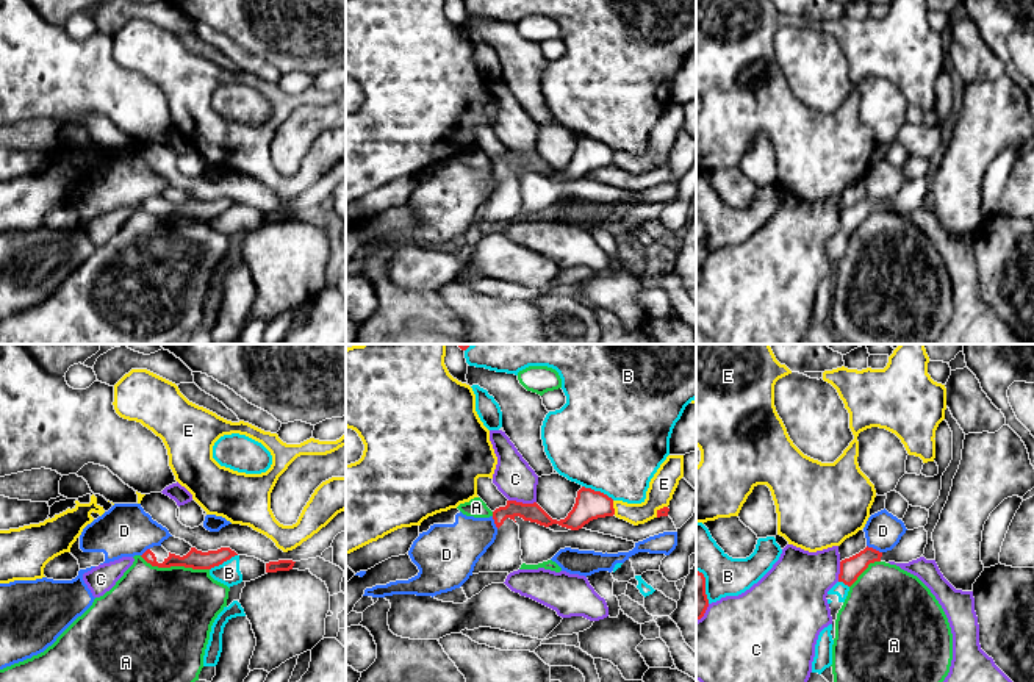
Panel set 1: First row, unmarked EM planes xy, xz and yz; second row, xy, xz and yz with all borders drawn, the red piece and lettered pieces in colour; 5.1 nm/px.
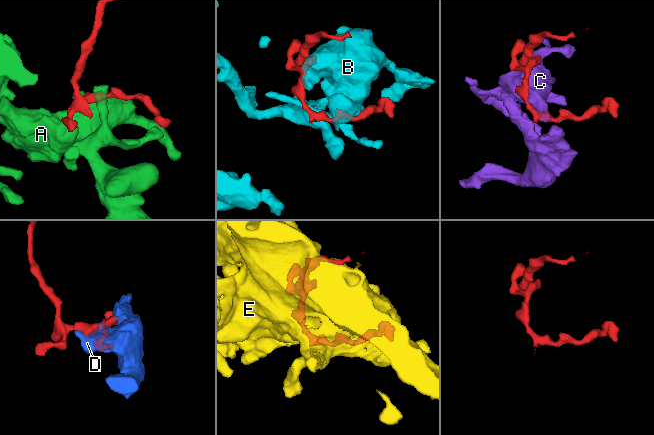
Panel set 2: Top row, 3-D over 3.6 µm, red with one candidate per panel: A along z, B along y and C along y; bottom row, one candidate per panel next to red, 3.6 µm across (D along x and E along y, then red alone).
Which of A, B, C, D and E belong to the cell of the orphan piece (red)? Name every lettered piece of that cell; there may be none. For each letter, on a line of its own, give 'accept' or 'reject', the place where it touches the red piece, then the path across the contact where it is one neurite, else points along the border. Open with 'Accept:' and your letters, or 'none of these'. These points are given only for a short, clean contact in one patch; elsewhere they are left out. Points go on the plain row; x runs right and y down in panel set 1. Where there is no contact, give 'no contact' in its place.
Accept: none of these
A: reject; contact xy (174, 215)
B: reject; contact xz (598, 141)
C: reject; contact xz (521, 152)
D: reject; contact yz (875, 199); border yz (867, 194), (881, 202)
E: reject; contact xz (612, 157)

